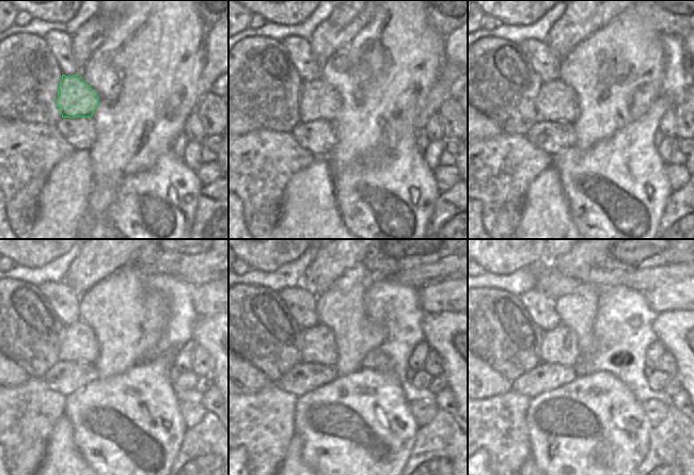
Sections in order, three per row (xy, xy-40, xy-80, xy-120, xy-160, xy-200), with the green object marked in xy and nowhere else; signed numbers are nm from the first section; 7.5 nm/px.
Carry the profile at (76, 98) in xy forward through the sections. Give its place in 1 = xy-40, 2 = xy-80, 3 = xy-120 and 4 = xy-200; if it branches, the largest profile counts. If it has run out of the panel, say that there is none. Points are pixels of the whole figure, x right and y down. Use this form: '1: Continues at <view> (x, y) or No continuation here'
1: Continues at xy-40 (317, 100)
2: Continues at xy-80 (556, 101)
3: Continues at xy-120 (79, 343)
4: Continues at xy-200 (560, 346).

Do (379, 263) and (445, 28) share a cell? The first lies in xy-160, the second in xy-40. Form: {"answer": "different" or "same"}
{"answer": "same"}

